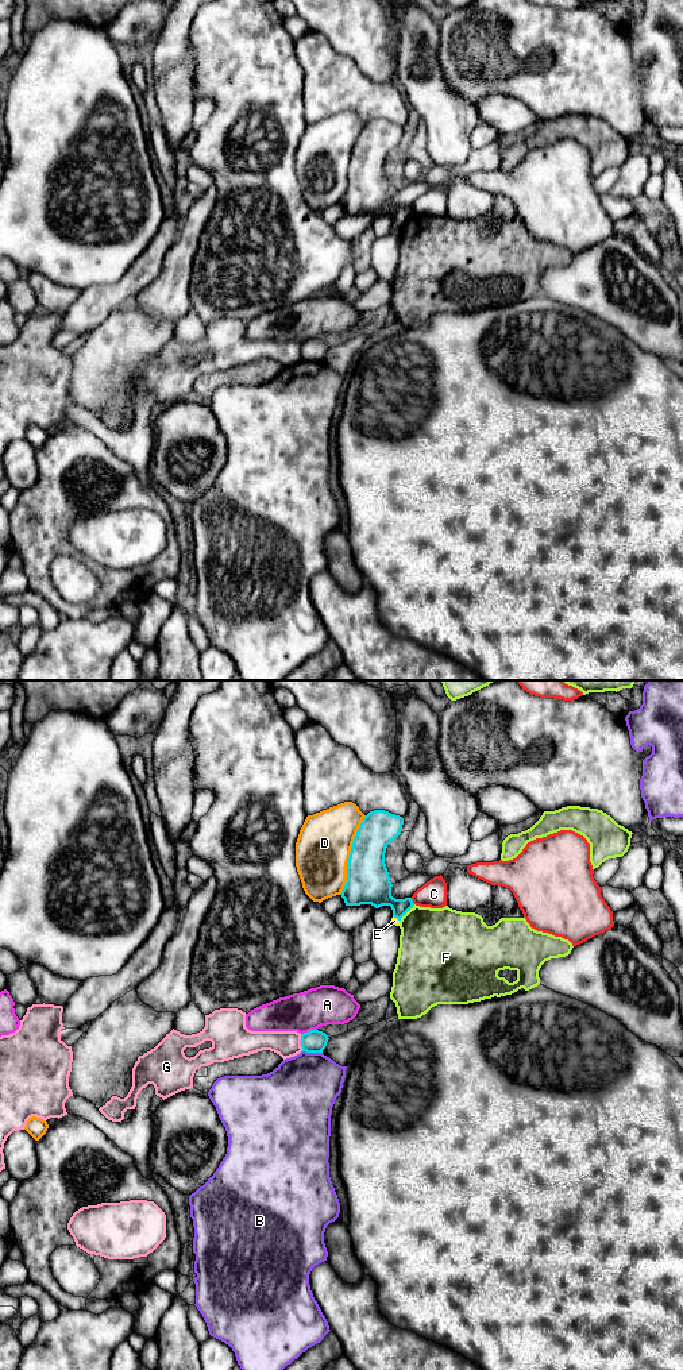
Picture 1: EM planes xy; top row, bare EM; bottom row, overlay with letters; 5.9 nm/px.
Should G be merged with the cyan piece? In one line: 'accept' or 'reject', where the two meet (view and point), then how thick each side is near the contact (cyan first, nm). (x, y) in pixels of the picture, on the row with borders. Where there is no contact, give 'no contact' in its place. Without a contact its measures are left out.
reject; meets cyan in xy at (301, 1042); 140 nm thick on the cyan side, 160 nm on the other

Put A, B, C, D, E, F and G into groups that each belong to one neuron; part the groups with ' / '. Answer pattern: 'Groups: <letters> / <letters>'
Groups: A / B / C / D / E / F / G

